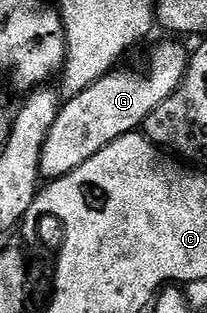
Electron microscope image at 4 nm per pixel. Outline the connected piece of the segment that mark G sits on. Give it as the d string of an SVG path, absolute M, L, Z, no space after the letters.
M172 42L176 43L160 43L149 53L148 68L145 71L113 69L102 76L98 82L91 83L85 91L78 93L78 97L67 100L61 106L54 125L50 125L46 143L42 145L41 180L51 181L61 179L63 175L69 175L74 169L78 169L78 165L90 161L90 157L94 157L94 153L98 153L106 145L118 141L118 137L131 135L143 128L144 123L150 117L150 113L154 113L154 109L158 109L158 105L162 105L162 101L166 101L166 97L170 97L179 89L181 81L184 80L184 74L188 71L189 48L186 49L180 44L183 42Z

